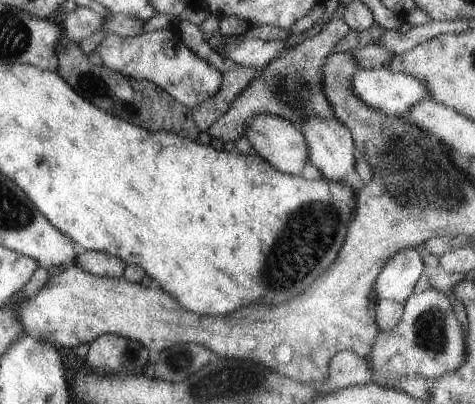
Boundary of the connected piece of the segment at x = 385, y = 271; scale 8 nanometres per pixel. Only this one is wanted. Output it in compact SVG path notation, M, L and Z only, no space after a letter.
M408 247L398 251L382 268L374 283L374 292L378 299L390 299L405 303L412 294L418 278L428 271L422 256Z

